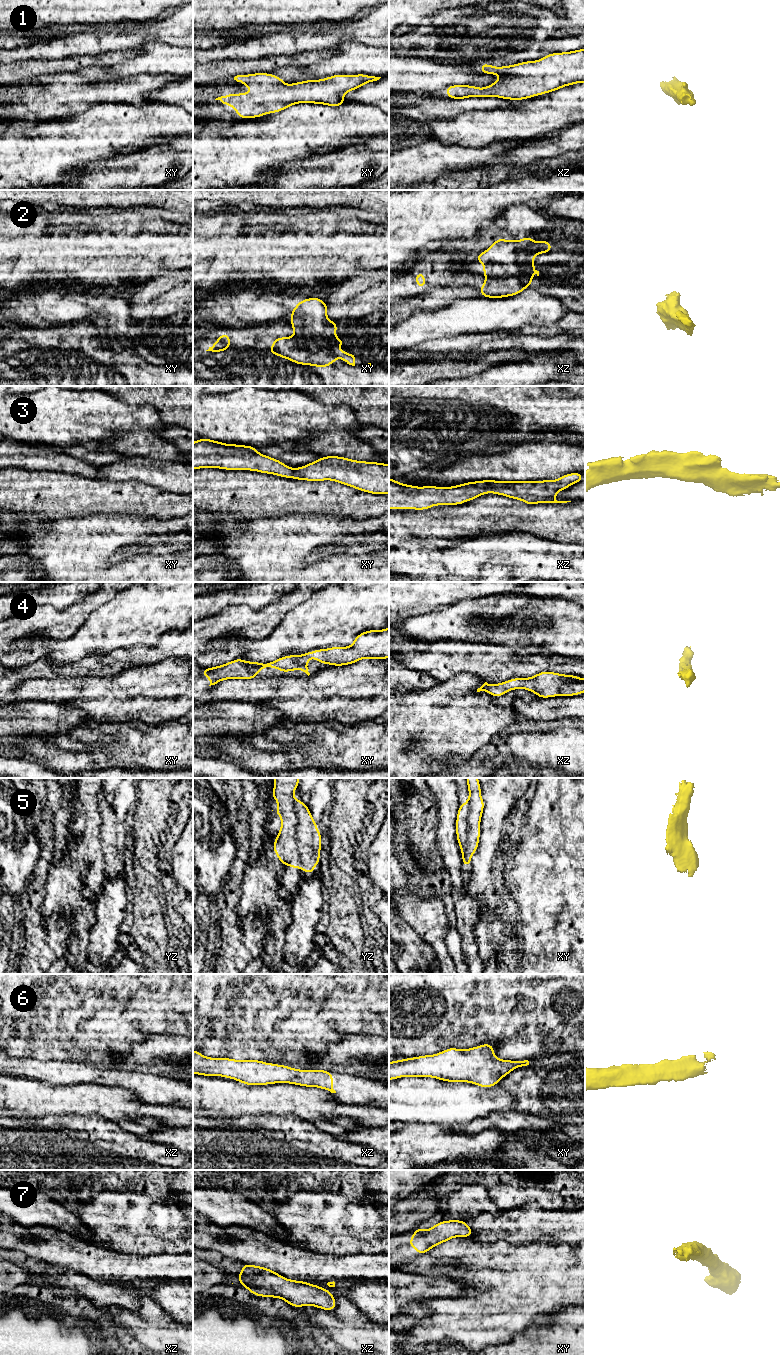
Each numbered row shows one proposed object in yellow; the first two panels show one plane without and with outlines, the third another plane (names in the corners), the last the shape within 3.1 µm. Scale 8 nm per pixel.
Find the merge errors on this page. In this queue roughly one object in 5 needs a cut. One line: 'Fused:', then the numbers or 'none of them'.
Fused: 2, 5

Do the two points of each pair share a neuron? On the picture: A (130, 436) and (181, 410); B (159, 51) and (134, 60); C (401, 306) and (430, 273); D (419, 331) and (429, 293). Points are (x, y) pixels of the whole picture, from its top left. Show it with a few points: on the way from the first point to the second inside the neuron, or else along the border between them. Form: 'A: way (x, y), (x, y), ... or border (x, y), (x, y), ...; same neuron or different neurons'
A: border (143, 405), (151, 405), (167, 426); different neurons
B: way (153, 57), (140, 60); same neuron
C: border (427, 286), (437, 287); different neurons
D: border (417, 308), (399, 323); different neurons

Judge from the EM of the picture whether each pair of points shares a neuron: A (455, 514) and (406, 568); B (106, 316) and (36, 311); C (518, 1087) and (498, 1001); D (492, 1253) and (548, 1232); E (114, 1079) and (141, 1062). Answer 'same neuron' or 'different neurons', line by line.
A: different neurons
B: same neuron
C: different neurons
D: different neurons
E: different neurons

